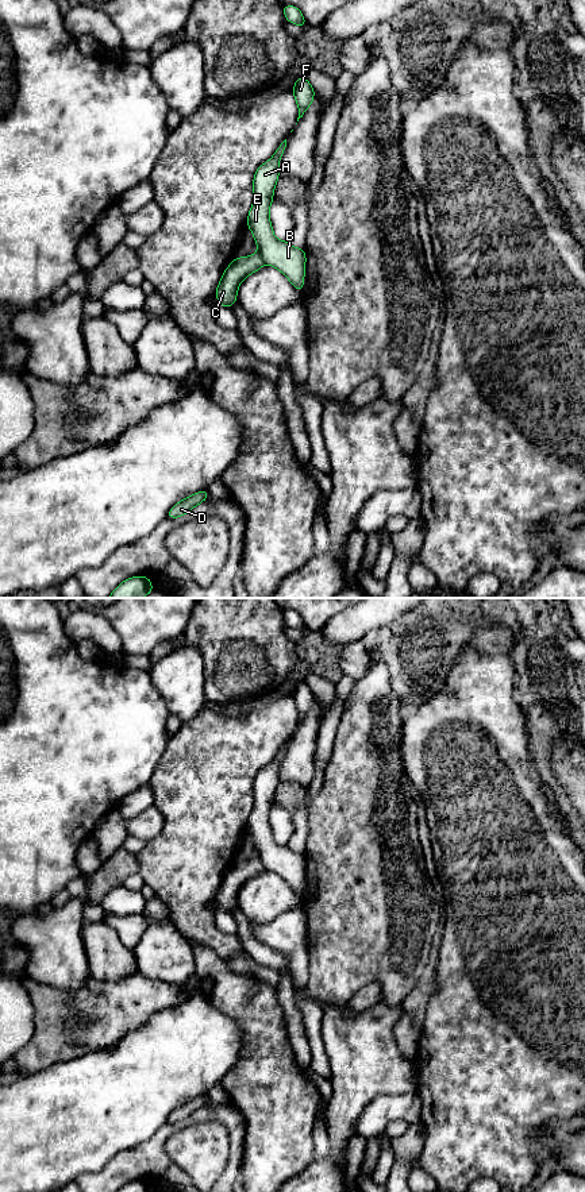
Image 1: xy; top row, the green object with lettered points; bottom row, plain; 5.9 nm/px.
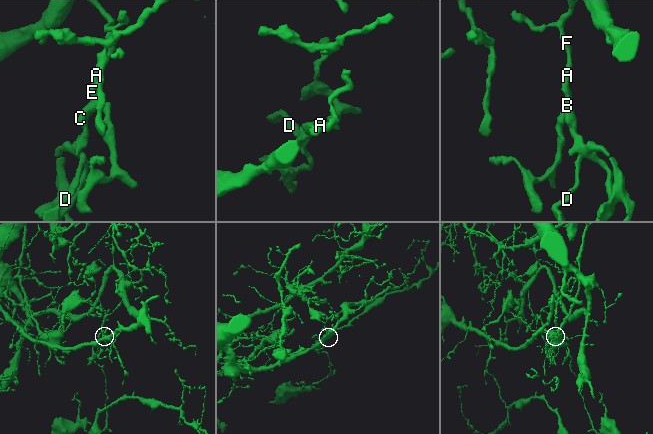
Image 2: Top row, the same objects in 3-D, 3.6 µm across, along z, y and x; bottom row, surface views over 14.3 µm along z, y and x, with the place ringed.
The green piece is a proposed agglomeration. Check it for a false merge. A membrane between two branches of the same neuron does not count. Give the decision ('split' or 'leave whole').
split

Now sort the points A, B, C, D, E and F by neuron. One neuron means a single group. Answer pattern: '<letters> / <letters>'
A B E F / C D

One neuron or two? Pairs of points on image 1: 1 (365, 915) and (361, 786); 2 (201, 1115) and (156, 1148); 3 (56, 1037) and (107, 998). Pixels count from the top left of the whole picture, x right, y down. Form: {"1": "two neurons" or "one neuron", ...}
{"1": "one neuron", "2": "one neuron", "3": "one neuron"}

